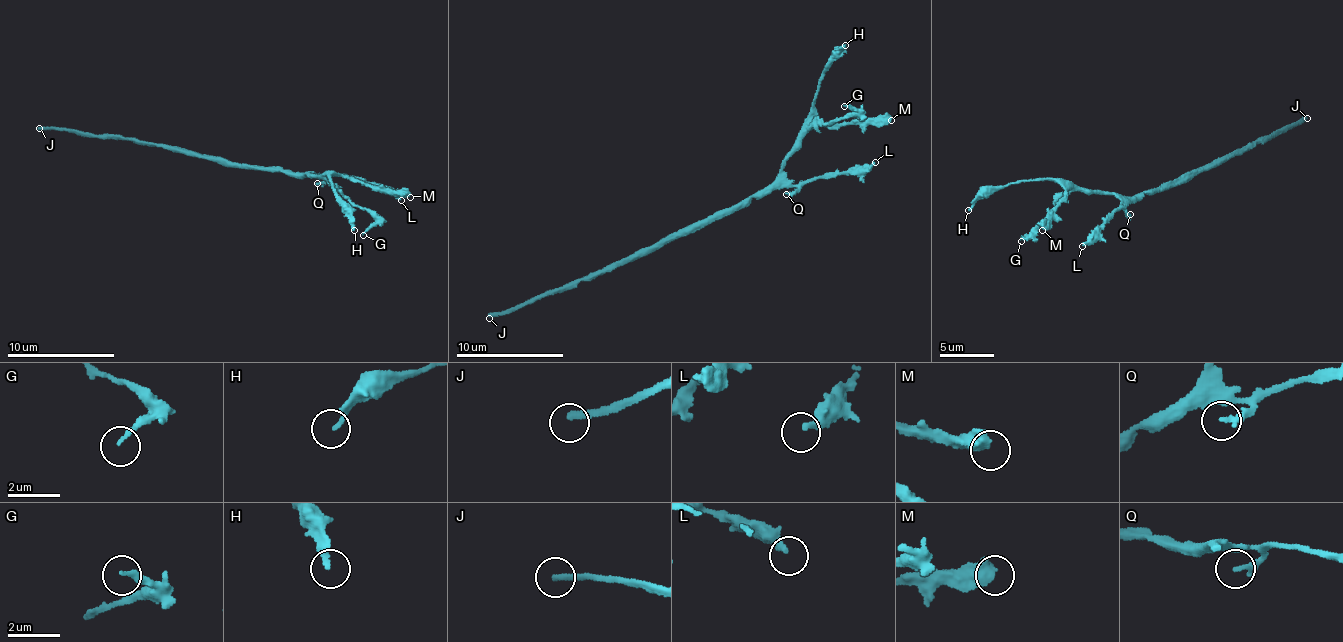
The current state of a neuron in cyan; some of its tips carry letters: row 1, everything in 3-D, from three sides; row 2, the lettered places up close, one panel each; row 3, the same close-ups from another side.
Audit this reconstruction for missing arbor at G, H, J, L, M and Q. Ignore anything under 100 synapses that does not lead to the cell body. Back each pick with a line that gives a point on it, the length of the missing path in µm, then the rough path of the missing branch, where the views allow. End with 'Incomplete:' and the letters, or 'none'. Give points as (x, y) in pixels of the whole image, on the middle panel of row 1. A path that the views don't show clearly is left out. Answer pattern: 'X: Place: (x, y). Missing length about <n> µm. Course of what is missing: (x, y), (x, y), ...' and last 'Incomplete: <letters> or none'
J: Place: (489, 318). Missing length about 250 µm
Incomplete: J

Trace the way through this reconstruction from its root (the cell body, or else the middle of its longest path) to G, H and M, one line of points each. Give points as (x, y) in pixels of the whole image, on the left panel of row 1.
G: (248, 167), (329, 180), (373, 219), (363, 235)
H: (248, 167), (274, 167), (298, 176), (307, 172), (308, 178), (329, 175), (334, 197), (354, 230)
M: (248, 167), (274, 167), (298, 176), (307, 172), (308, 178), (320, 179), (347, 175), (370, 186), (410, 197)

